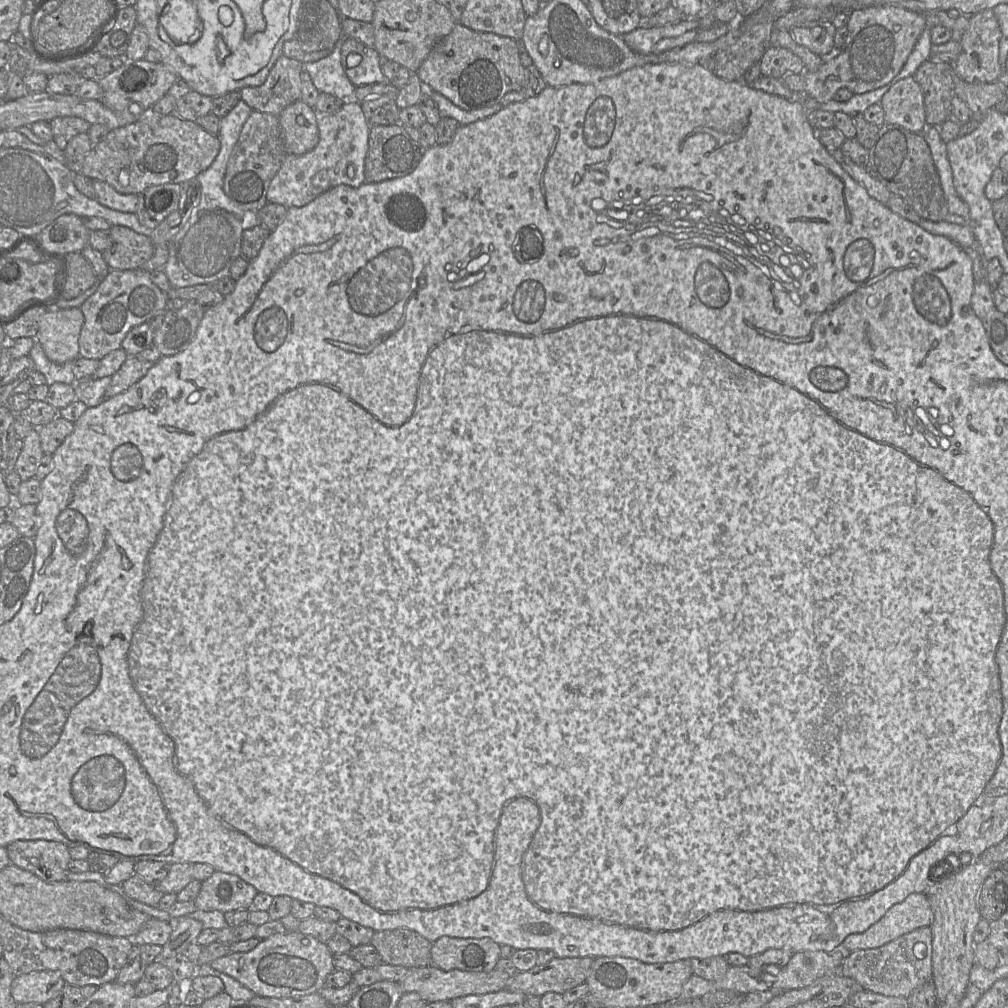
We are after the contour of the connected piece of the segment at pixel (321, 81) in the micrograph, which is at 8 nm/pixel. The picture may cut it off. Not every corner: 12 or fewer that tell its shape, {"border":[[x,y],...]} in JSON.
{"border":[[341,34],[325,58],[303,64],[320,93],[343,101],[356,86],[341,65]]}

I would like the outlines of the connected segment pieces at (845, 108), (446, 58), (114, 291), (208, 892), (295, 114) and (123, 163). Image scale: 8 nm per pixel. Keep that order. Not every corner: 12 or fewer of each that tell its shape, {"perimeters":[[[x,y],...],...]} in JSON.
{"perimeters":[[[892,84],[863,94],[854,94],[846,102],[819,103],[803,97],[806,110],[815,108],[850,116],[880,104]],[[457,22],[417,75],[459,108],[525,84],[519,43]],[[143,269],[110,270],[80,307],[81,357],[101,360],[167,310]],[[214,871],[202,882],[196,910],[252,909],[258,891]],[[300,99],[278,115],[287,155],[319,141],[317,112]],[[146,109],[73,173],[121,194],[180,185],[213,163],[218,136]]]}

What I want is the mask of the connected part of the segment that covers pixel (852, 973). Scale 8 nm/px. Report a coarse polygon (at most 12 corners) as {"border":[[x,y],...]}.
{"border":[[931,926],[846,953],[839,972],[906,999],[932,979]]}

